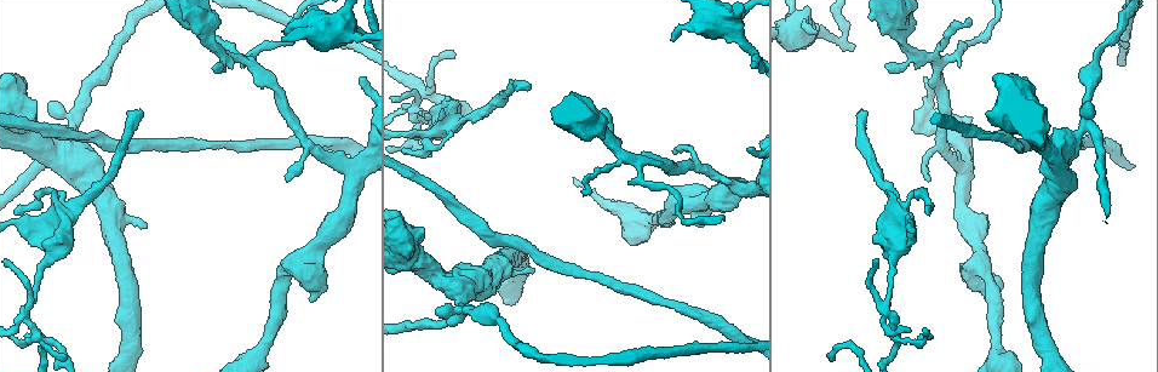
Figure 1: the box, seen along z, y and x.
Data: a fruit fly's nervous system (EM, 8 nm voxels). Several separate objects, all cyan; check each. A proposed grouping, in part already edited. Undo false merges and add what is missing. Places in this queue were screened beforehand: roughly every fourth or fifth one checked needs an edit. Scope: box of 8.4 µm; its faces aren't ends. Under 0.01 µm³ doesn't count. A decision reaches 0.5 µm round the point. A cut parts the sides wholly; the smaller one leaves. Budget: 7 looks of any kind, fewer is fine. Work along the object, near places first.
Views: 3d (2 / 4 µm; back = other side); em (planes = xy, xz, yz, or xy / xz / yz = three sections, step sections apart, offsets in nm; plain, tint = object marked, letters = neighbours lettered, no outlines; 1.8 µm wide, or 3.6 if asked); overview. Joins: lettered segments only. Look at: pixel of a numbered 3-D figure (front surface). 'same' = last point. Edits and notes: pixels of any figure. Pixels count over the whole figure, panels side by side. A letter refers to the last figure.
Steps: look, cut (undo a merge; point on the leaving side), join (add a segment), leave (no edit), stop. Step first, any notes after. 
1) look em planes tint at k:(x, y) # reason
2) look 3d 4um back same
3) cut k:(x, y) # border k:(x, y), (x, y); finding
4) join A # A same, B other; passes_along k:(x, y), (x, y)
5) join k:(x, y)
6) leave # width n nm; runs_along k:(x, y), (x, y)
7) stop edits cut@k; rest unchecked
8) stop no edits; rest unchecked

look 3d 2um at 1:(862, 111) # free end

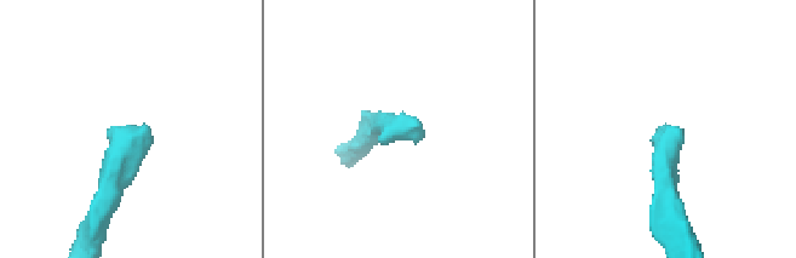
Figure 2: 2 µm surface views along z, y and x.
look em planes tint at 2:(668, 133)

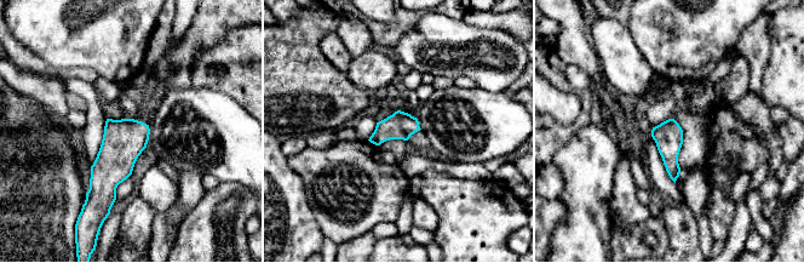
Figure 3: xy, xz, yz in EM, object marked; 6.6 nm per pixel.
look em planes letters same

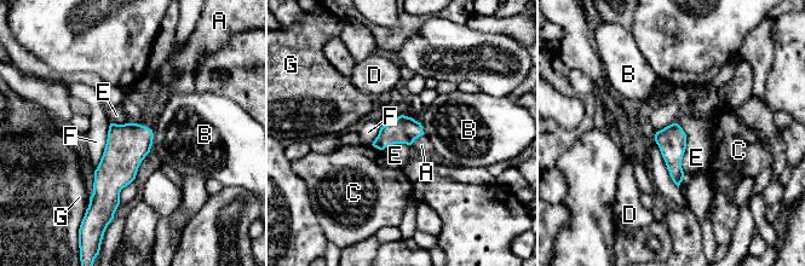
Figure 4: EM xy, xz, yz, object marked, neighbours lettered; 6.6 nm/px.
join A # A same, B other, C other, D other, E other, F other, G other; passes_along 4:(403, 129), (417, 138), (421, 145); it goes on there

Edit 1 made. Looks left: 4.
look em planes letters at 1:(461, 307) # three-way junction

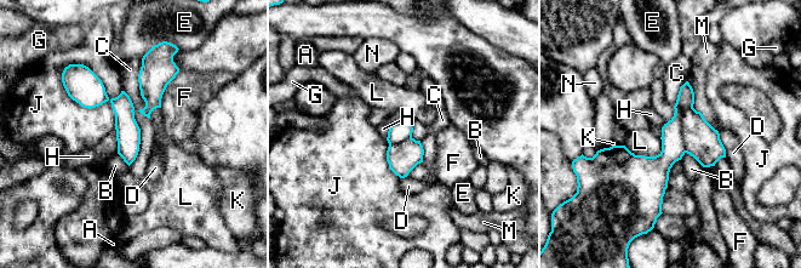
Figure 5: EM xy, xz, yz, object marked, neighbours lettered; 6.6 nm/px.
cut 5:(703, 142) # longest_contact J 480 nm; A other, B other, C other, D other, E other, F other, G other, H other, J other, K other, L other, M other, N other; border 5:(692, 106), (681, 114), (686, 152); two neurons meet here

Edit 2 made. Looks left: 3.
stop edits join@4, cut@5; rest unchecked

